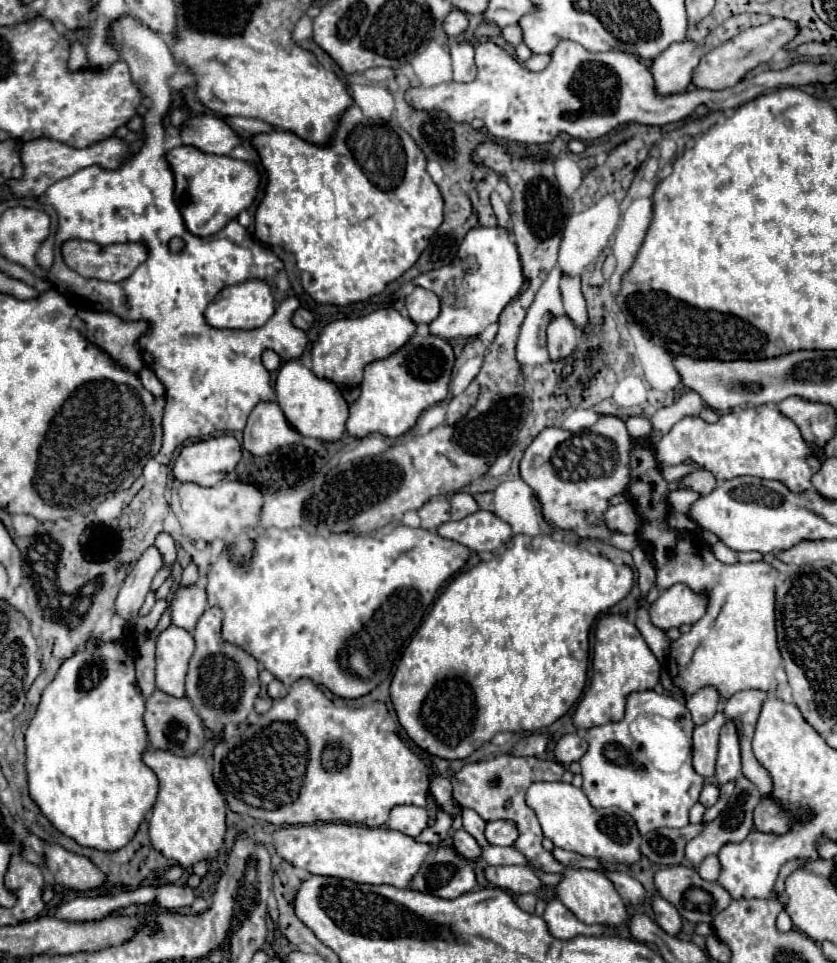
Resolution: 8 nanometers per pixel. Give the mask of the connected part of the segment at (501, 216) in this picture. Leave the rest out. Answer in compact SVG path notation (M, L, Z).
M493 192L493 196L491 196L491 204L493 204L493 210L495 210L495 214L497 214L499 226L501 226L501 228L509 228L509 226L511 226L511 216L509 216L507 206L501 202L501 198L499 198L497 192Z

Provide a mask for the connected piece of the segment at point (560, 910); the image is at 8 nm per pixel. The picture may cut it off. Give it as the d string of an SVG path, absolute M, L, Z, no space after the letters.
M551 900L545 908L543 920L549 926L549 932L559 938L559 940L571 940L575 936L601 936L605 932L605 926L599 924L583 924L581 920L577 920L577 916L563 906L561 900Z

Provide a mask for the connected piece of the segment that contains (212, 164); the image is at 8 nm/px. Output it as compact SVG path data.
M177 146L171 152L167 152L167 162L173 170L175 198L177 198L185 228L199 238L217 234L241 210L249 208L257 194L259 174L251 164L243 160L205 154L193 146Z

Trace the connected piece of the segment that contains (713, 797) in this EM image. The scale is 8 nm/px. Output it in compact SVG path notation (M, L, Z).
M705 784L703 790L701 790L701 796L699 796L699 802L705 808L709 808L709 806L713 806L717 802L717 798L719 798L719 788L713 786L713 784Z

